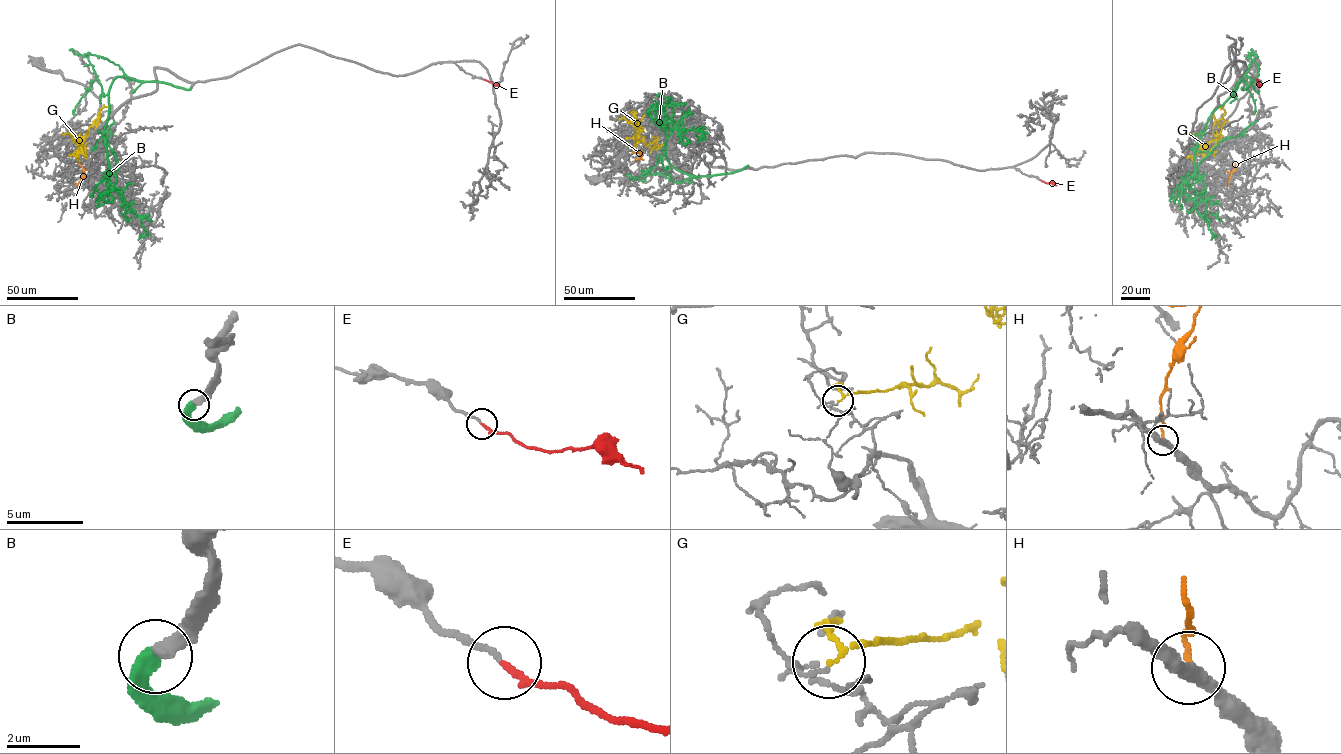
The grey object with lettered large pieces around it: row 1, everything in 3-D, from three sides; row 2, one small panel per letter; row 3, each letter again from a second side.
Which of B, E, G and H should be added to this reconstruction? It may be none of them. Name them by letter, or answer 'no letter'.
E

